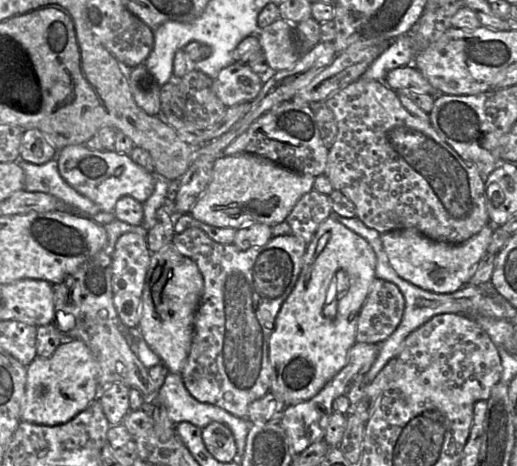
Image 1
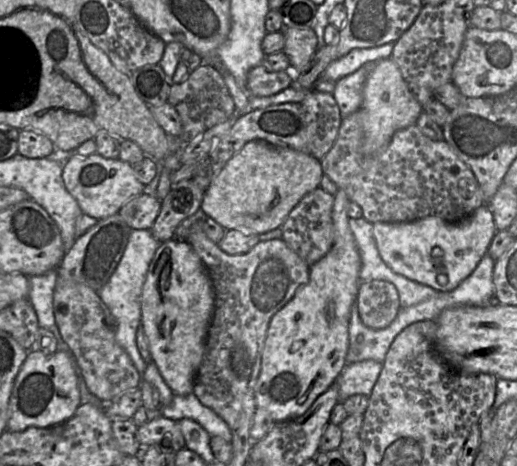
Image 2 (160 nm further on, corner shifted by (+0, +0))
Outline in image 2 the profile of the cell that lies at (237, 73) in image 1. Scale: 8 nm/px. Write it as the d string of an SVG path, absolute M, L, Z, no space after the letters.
M260 64L249 70L246 90L250 96L273 95L288 88L293 81L296 81L298 72L292 67L284 71L273 71Z

